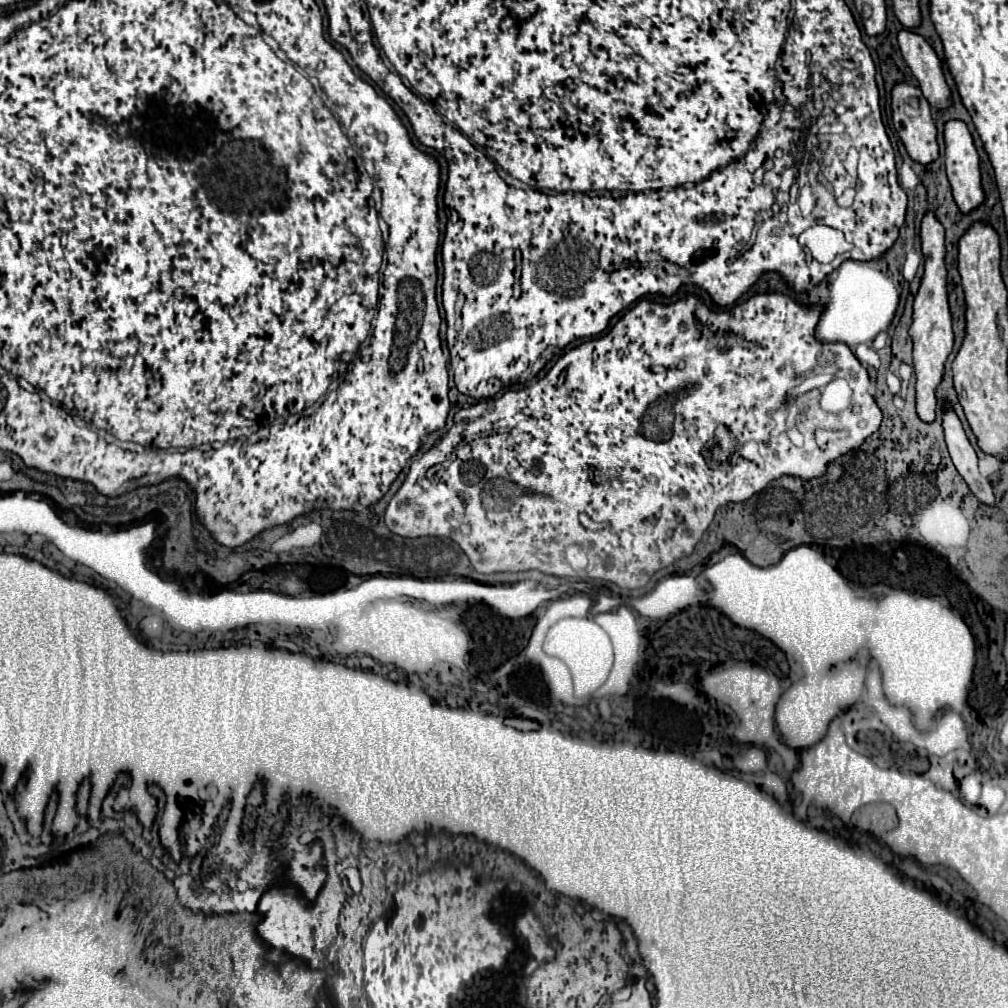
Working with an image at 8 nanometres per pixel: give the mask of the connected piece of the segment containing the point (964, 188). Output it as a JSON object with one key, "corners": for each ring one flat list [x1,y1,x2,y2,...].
{"corners":[[963,120,945,122,945,168,953,188,953,198,961,212,969,212,983,202,979,154]]}

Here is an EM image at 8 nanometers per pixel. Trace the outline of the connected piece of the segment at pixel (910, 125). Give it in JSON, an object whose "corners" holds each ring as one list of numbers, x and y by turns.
{"corners":[[899,82,891,90,891,112,893,112,893,126,903,140,909,156,921,164,929,164,939,156,937,146,937,128,931,116,931,106,925,100,923,92,917,86,909,86,905,82]]}

